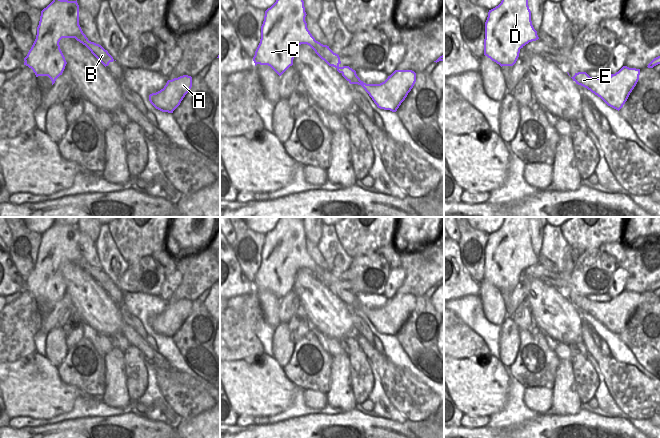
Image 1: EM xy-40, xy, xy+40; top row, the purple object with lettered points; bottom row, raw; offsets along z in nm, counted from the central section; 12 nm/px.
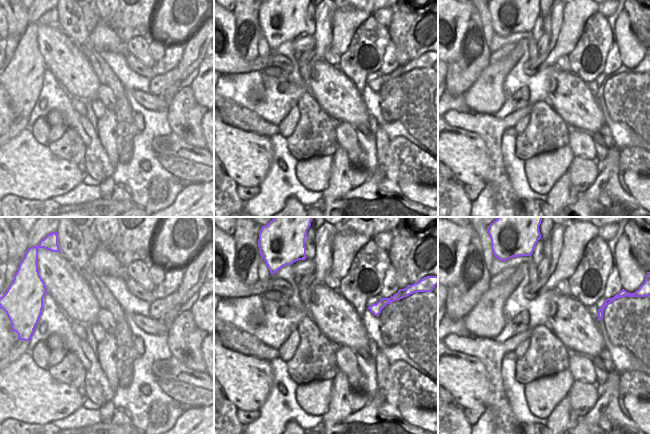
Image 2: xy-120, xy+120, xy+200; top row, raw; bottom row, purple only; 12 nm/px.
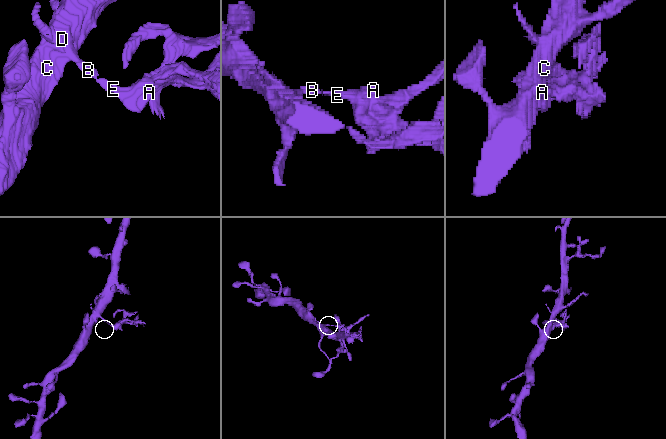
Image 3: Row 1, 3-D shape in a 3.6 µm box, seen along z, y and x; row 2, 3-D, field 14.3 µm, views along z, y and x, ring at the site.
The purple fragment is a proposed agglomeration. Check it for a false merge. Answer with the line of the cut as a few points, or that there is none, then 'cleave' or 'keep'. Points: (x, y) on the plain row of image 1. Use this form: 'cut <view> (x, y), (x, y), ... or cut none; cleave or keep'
cut xy (343, 291), (341, 296); cleave

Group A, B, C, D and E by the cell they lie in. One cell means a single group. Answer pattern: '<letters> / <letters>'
A E / B C D

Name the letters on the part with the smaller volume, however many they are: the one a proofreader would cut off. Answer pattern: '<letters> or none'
A, E

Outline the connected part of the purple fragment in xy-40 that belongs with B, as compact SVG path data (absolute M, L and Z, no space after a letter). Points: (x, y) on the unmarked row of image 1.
M54 222L41 235L36 263L24 282L24 289L33 294L36 301L48 300L52 309L62 299L67 288L60 273L62 262L75 262L85 269L106 291L113 281L101 269L88 264L79 249L79 229L76 225Z

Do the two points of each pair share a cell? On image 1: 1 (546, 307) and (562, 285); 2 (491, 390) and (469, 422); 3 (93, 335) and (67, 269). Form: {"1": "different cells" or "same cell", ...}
{"1": "different cells", "2": "different cells", "3": "different cells"}

